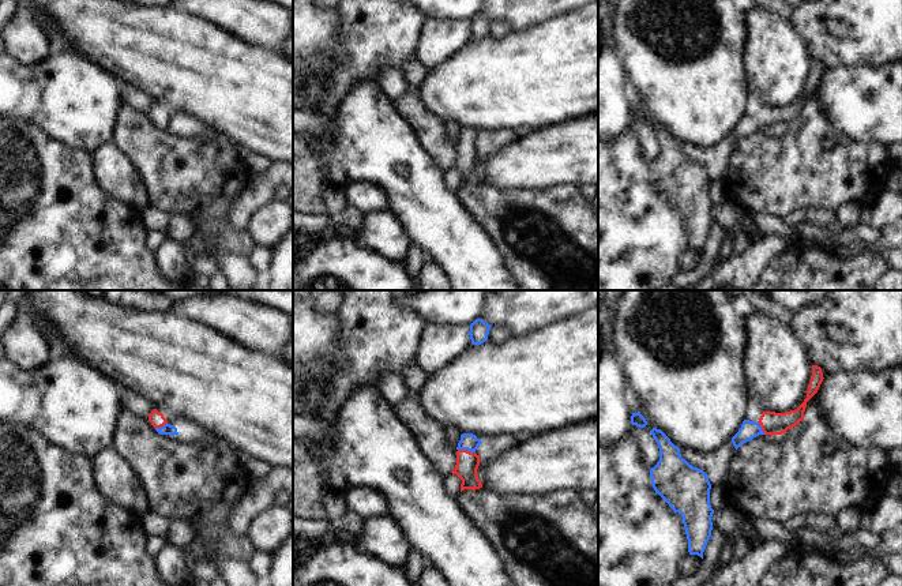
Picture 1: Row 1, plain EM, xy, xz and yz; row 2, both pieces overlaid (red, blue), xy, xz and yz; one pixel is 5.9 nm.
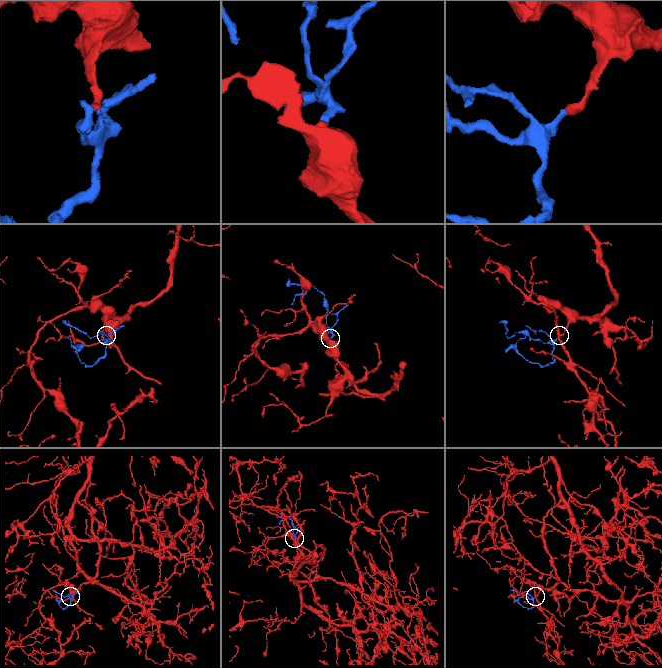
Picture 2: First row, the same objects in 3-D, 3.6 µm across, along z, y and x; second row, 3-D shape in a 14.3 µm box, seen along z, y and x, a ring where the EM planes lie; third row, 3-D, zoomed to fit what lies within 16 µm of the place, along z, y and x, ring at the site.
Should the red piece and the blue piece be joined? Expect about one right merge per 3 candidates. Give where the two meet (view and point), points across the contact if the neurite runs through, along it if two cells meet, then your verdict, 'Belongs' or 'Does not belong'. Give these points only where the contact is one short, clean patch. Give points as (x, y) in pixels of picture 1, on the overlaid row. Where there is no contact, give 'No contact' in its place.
Touches red at xz (466, 450). Path across: xz (468, 462), (466, 450), (469, 442). Belongs

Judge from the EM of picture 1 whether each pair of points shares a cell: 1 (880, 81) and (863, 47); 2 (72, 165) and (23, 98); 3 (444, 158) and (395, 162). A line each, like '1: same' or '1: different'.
1: different
2: different
3: different

